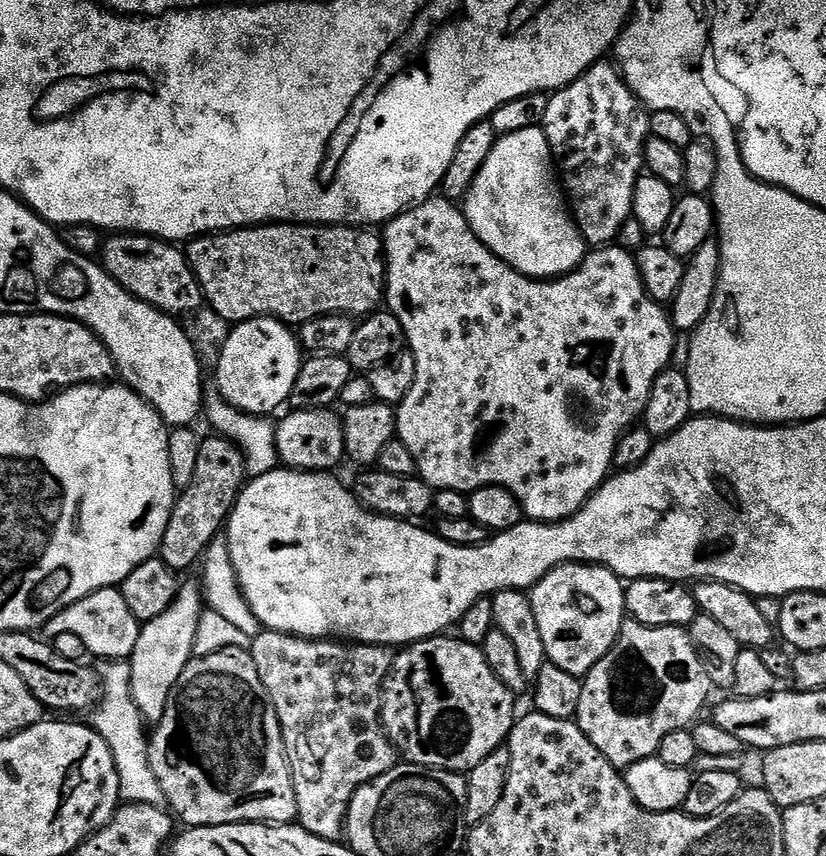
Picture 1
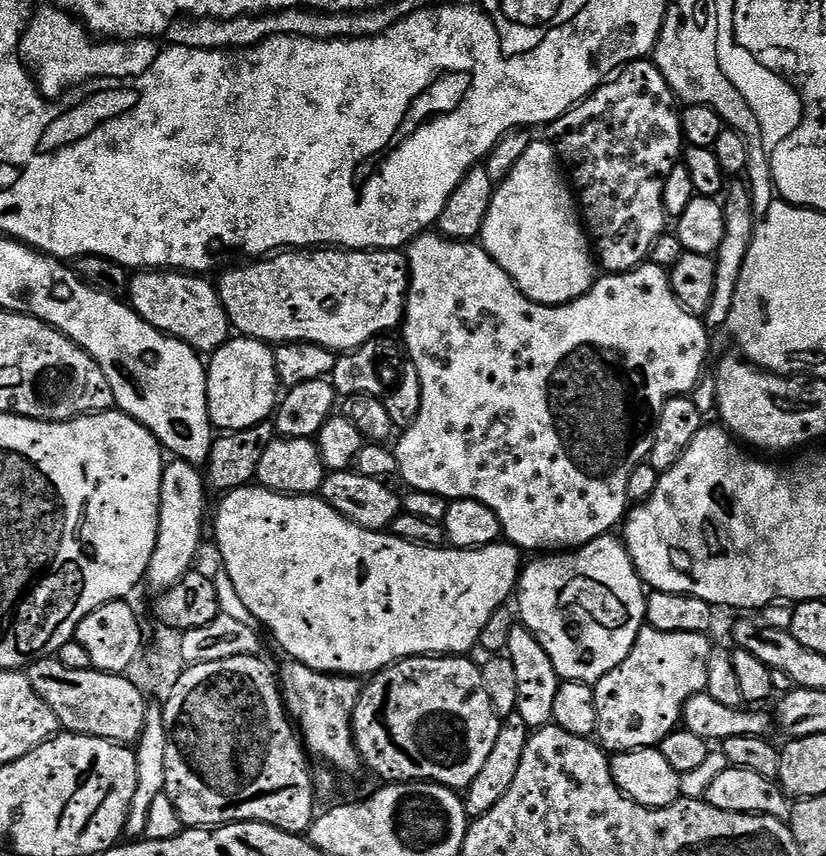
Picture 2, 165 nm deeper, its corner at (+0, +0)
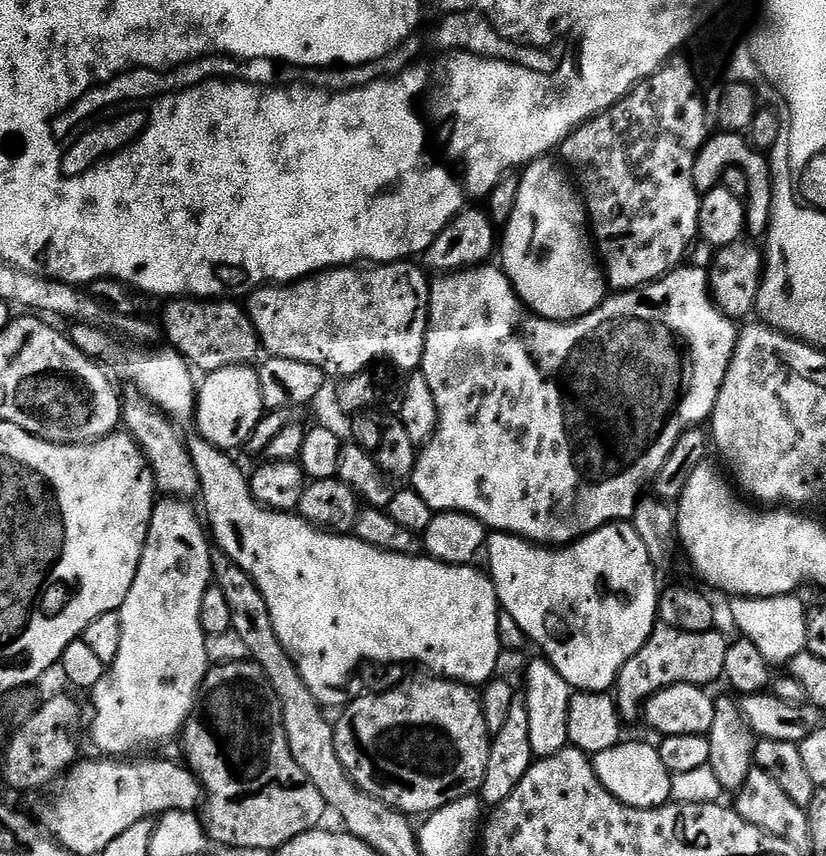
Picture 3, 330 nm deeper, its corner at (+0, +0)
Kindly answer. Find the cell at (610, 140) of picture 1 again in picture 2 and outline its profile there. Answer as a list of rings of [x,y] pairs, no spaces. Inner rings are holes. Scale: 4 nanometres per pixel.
[[[645,58],[625,64],[619,72],[605,80],[599,88],[594,89],[581,104],[576,104],[570,110],[566,110],[566,114],[562,114],[550,125],[551,143],[555,147],[561,165],[570,177],[571,187],[578,197],[578,211],[582,217],[582,223],[588,233],[588,239],[594,249],[599,267],[605,273],[629,272],[632,268],[637,268],[638,265],[645,263],[651,257],[652,247],[669,227],[670,217],[664,208],[664,187],[666,186],[666,178],[670,178],[670,170],[674,170],[674,166],[681,163],[682,153],[686,147],[682,134],[682,122],[680,121],[681,109],[676,108],[676,104],[678,105],[678,97],[666,82],[666,78],[662,78],[662,70],[658,70],[655,59]]]

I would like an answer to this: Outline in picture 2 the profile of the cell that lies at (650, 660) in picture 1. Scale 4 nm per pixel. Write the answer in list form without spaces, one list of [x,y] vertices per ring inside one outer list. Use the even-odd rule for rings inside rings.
[[[643,627],[638,634],[638,638],[634,642],[634,646],[630,650],[630,654],[620,663],[619,668],[610,670],[610,674],[603,676],[601,680],[597,680],[594,685],[594,702],[598,710],[598,722],[596,723],[595,739],[598,741],[601,749],[605,753],[615,754],[617,752],[637,752],[640,748],[654,748],[660,745],[671,732],[677,731],[678,725],[681,723],[684,715],[684,707],[690,698],[694,698],[698,693],[705,691],[708,686],[708,663],[710,662],[710,654],[714,650],[714,644],[708,641],[709,637],[705,634],[678,634],[677,632],[663,632],[662,630],[654,630],[650,627]]]

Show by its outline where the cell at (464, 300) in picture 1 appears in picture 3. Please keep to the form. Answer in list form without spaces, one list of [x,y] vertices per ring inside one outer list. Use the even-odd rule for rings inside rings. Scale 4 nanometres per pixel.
[[[489,262],[478,268],[465,268],[462,272],[440,274],[431,281],[428,329],[419,371],[424,373],[426,386],[430,386],[438,418],[432,439],[419,449],[411,487],[431,506],[433,513],[464,512],[479,520],[485,529],[521,536],[537,546],[567,546],[607,524],[631,521],[636,503],[645,491],[643,488],[647,484],[649,487],[662,466],[666,466],[666,458],[670,458],[674,442],[692,428],[700,428],[703,420],[705,423],[711,417],[736,345],[737,325],[716,309],[708,291],[708,273],[702,269],[689,266],[675,268],[652,284],[609,295],[593,312],[581,316],[579,320],[557,322],[537,316],[521,300],[503,267],[496,265],[495,268],[494,265]]]

